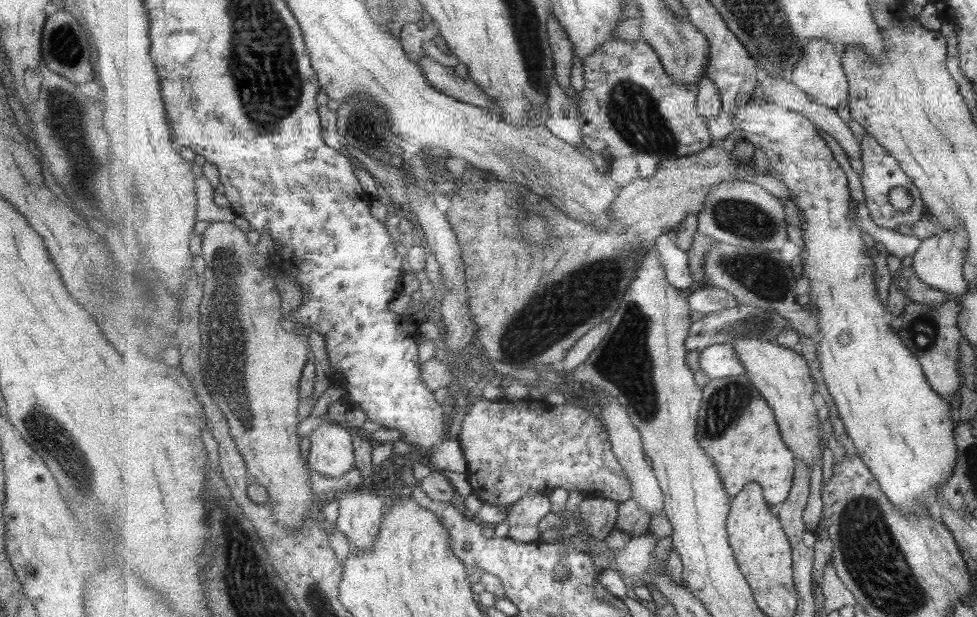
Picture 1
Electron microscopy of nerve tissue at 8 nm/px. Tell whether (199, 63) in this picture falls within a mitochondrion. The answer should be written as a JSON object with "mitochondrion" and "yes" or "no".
{"mitochondrion":"no"}

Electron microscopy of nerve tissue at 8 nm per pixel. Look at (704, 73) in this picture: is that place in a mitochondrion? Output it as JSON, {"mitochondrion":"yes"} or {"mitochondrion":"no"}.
{"mitochondrion":"no"}

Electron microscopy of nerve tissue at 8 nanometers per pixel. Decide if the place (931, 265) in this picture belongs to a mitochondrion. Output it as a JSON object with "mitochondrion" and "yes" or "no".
{"mitochondrion":"no"}

